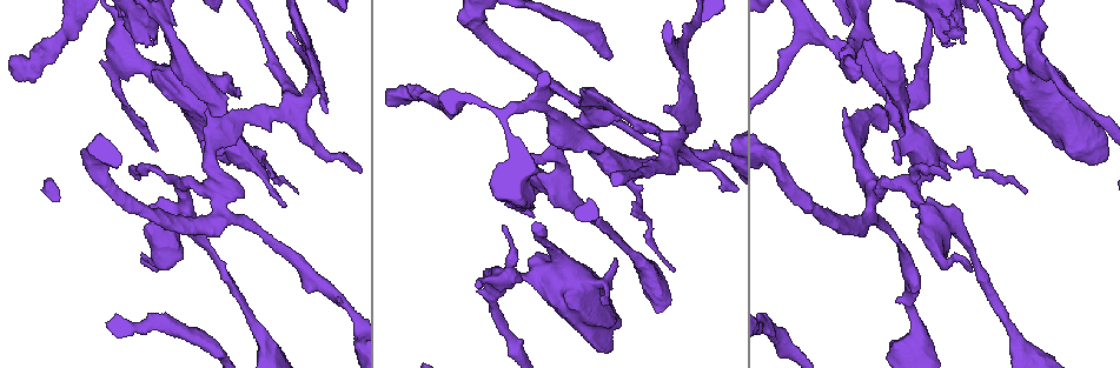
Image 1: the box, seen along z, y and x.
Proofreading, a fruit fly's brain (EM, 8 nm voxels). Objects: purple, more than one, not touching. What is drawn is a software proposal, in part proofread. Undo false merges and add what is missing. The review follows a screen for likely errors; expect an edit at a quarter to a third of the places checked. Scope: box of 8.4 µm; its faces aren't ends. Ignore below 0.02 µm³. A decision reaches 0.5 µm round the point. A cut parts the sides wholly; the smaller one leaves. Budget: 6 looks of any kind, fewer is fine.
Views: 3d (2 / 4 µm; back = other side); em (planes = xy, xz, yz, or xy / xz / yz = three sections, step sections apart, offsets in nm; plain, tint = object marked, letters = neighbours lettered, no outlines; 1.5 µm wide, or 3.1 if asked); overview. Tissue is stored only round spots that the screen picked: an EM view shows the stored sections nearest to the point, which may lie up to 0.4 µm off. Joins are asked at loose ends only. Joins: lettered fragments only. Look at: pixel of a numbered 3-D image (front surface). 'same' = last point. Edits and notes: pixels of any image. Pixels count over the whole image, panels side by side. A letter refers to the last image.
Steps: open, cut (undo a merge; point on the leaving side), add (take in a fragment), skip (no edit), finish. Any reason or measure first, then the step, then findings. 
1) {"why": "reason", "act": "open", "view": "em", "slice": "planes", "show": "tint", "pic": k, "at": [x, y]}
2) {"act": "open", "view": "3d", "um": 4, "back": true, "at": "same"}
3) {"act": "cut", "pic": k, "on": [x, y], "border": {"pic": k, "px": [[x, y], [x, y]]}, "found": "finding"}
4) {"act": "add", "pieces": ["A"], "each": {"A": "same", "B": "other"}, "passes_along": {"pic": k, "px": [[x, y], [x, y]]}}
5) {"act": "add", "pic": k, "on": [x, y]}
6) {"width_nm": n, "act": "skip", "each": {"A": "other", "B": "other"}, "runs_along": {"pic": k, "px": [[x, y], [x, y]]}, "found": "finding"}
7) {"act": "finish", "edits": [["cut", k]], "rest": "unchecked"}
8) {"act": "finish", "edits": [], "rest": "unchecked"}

{"why": "arms part here", "act": "open", "view": "3d", "um": 2, "pic": 1, "at": [506, 276]}

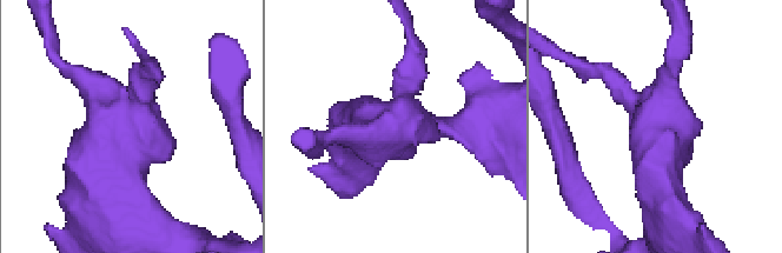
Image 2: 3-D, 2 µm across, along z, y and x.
{"arms": 3, "act": "open", "view": "em", "slice": "planes", "show": "tint", "pic": 2, "at": [657, 122]}

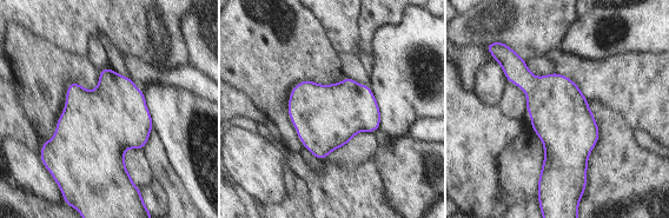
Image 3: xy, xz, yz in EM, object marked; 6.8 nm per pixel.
{"act": "open", "view": "em", "slice": "planes", "show": "letters", "at": "same"}

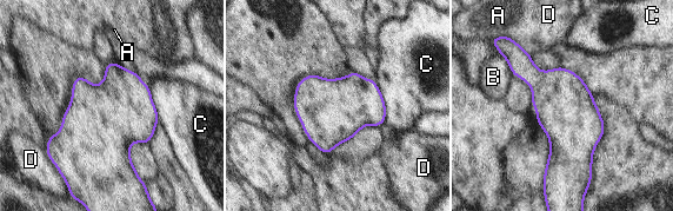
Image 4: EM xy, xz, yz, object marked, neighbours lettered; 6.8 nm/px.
{"act": "skip", "each": {"A": "other", "B": "other", "C": "other", "D": "other"}, "border": {"pic": 4, "px": [[373, 79], [385, 104], [384, 124]]}, "found": "all the same neuron"}

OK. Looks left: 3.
{"why": "tapers out", "act": "open", "view": "3d", "um": 2, "pic": 1, "at": [285, 205]}

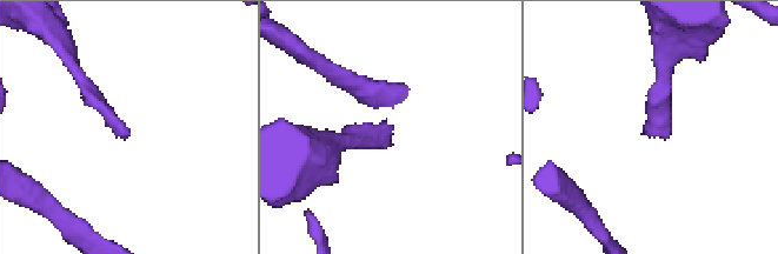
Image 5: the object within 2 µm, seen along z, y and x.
{"why": "shape alone is not enough", "act": "open", "view": "em", "slice": "planes", "show": "letters", "pic": 5, "at": [651, 132]}

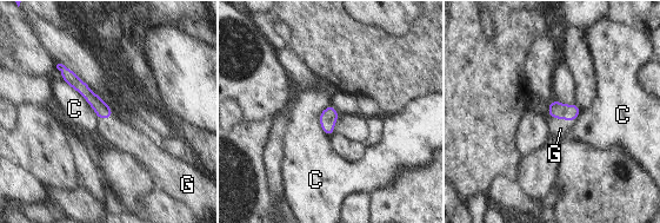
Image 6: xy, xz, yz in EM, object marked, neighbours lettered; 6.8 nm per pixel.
{"act": "add", "pic": 6, "on": [560, 129], "each": {"C": "other", "G": "same"}, "passes_along": {"pic": 6, "px": [[557, 110], [561, 118], [560, 129]]}, "found": "it goes on there"}

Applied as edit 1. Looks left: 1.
{"act": "finish", "edits": [["add", 6]], "rest": "unchecked"}

